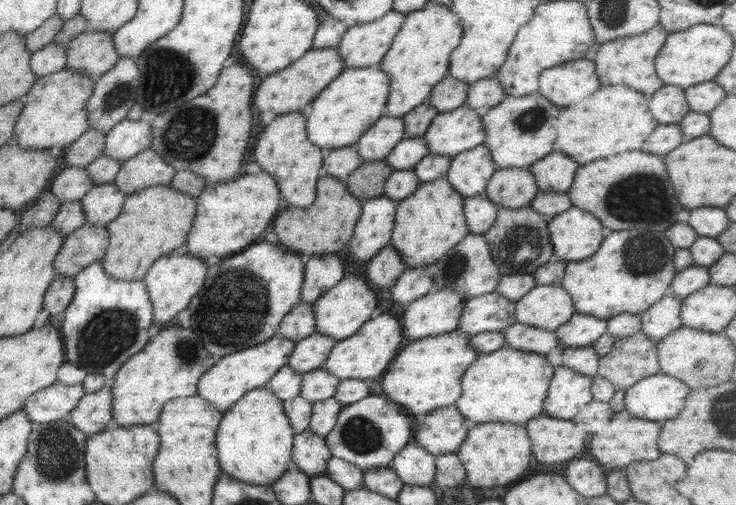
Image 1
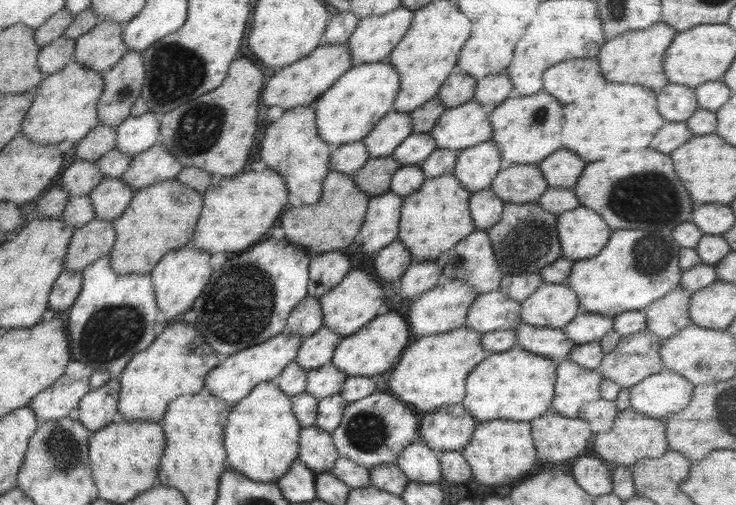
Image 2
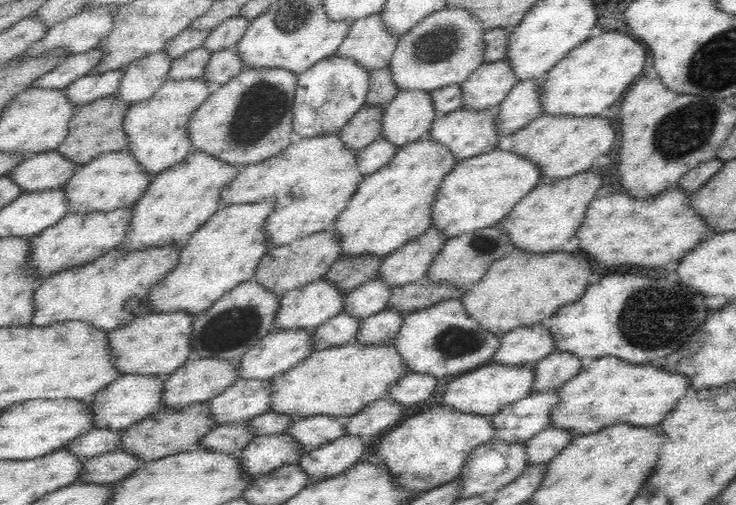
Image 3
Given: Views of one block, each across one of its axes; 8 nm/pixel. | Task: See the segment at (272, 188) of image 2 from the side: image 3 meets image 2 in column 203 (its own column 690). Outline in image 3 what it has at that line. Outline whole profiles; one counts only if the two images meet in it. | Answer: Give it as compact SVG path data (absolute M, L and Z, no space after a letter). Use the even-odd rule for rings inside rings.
M672 186L646 199L617 191L589 206L578 234L582 252L596 262L611 266L664 266L684 258L714 232L694 209L693 196L684 187Z

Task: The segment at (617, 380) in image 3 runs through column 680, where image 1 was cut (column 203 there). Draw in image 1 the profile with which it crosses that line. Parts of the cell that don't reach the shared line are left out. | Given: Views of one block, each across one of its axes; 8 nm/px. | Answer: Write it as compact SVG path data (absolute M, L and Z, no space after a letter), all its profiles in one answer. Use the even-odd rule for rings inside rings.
M274 335L265 342L222 356L201 375L195 387L195 396L209 402L209 406L213 406L217 412L223 414L241 396L251 390L262 388L283 365L287 365L295 343Z

